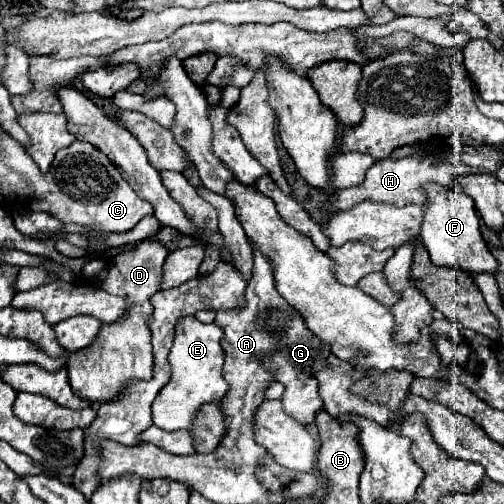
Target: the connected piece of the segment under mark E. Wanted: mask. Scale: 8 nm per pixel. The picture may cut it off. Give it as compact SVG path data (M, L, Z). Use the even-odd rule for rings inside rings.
M194 316L182 318L176 326L174 346L168 354L172 366L172 380L160 390L152 404L152 420L162 430L192 428L198 410L204 404L218 404L228 394L228 382L222 376L224 350L220 346L224 332L216 324L202 324Z

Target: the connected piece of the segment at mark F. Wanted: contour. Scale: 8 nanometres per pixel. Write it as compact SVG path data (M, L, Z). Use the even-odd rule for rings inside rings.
M428 184L426 194L428 194L428 206L424 212L420 240L430 254L430 260L436 266L460 268L470 274L496 272L496 258L490 254L480 234L480 218L472 204L472 198L460 192L460 186L444 188L438 184Z

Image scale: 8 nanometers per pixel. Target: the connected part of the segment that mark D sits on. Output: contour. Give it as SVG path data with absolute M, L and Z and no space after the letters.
M146 238L134 244L134 248L120 252L108 260L110 262L108 278L100 286L110 294L128 298L128 316L124 316L116 324L102 326L98 338L90 346L78 350L76 356L72 356L72 362L68 364L68 378L74 394L80 396L82 400L88 400L90 404L112 402L120 398L120 394L130 382L150 380L154 376L152 372L154 360L152 360L152 344L150 344L152 332L148 328L148 320L154 312L150 298L156 292L160 292L162 270L168 254L170 250L162 242L154 238Z

